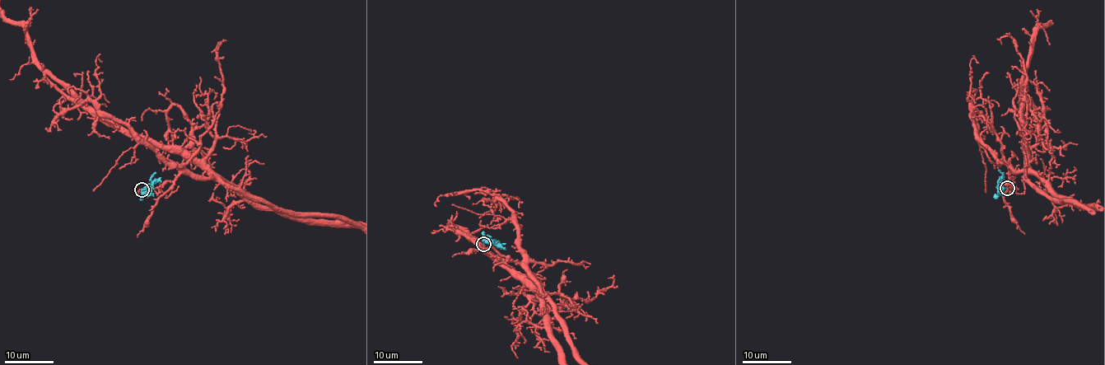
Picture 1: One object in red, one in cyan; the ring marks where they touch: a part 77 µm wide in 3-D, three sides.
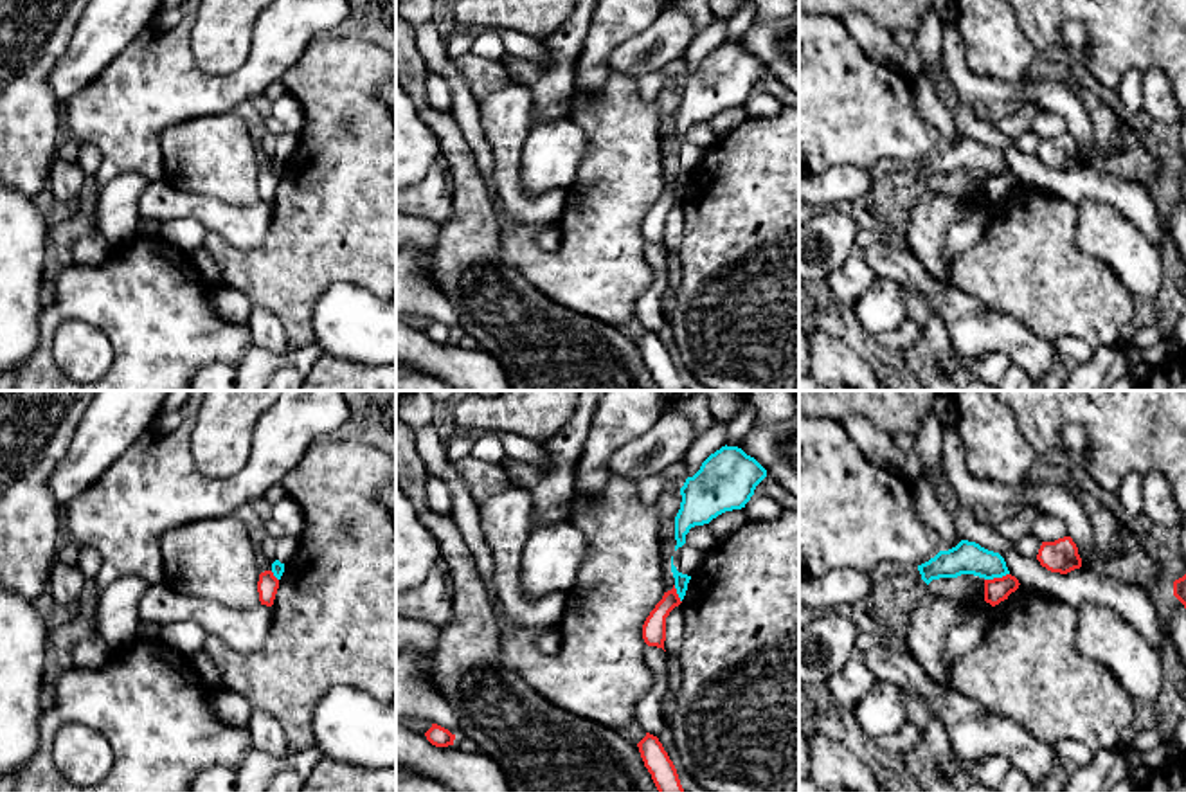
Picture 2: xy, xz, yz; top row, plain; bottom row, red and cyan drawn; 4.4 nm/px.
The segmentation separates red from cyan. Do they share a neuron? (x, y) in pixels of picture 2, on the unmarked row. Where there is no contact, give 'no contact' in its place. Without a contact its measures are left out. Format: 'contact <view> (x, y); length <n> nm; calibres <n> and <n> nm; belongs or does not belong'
contact yz (996, 175); length 120 nm; calibres 110 and 140 nm; does not belong

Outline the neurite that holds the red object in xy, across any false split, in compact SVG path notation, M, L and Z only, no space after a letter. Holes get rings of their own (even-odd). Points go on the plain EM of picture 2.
M265 167L259 171L257 189L261 202L272 203L277 185L279 185L279 176L274 173L272 167Z

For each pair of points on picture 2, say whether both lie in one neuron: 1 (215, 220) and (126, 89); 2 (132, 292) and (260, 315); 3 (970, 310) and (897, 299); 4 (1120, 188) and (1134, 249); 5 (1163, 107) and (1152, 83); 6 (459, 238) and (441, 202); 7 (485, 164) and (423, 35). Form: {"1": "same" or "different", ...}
{"1": "different", "2": "different", "3": "different", "4": "different", "5": "same", "6": "different", "7": "same"}

